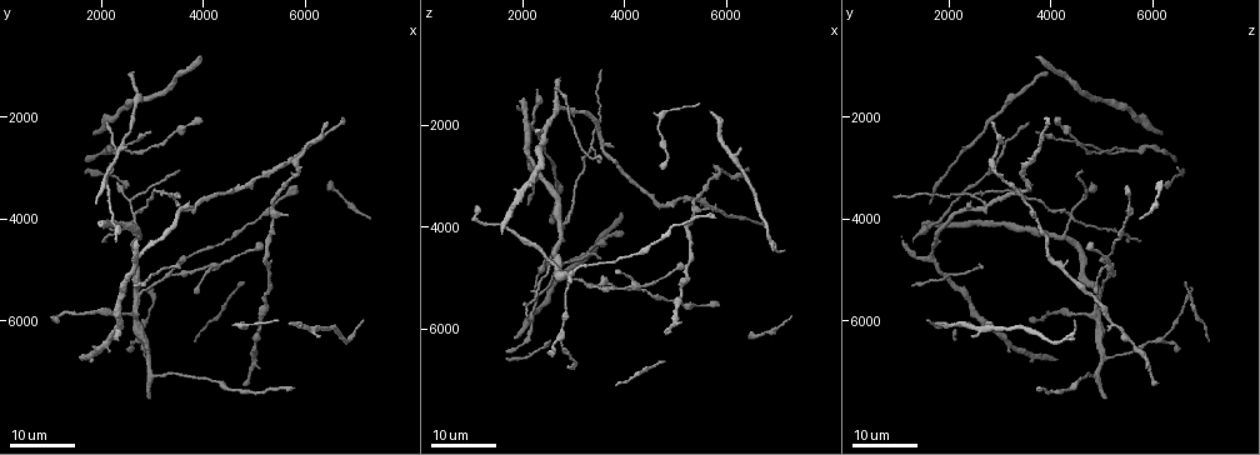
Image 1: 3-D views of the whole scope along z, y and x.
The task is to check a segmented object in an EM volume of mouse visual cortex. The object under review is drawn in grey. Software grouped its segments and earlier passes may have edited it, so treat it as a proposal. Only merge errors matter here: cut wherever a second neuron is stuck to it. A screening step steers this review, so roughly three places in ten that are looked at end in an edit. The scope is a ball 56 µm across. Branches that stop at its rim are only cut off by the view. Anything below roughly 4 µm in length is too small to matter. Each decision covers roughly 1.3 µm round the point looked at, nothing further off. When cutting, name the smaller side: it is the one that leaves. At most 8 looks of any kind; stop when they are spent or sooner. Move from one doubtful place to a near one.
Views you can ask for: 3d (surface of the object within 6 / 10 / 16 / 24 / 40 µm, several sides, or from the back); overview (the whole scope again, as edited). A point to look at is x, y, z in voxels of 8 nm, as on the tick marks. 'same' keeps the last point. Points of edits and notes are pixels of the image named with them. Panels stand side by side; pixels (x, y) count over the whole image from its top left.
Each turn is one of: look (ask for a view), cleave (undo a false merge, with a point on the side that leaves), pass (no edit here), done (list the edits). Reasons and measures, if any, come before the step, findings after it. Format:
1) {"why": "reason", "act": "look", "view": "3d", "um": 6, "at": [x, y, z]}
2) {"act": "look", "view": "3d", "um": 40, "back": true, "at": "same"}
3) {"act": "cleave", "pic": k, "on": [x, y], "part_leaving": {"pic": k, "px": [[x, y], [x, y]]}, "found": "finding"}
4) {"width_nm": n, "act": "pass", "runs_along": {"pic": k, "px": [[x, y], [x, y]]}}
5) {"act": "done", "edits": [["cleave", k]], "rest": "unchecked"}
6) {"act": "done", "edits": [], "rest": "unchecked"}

{"why": "branch point", "act": "look", "view": "3d", "um": 24, "at": [2600, 4050, 4300]}

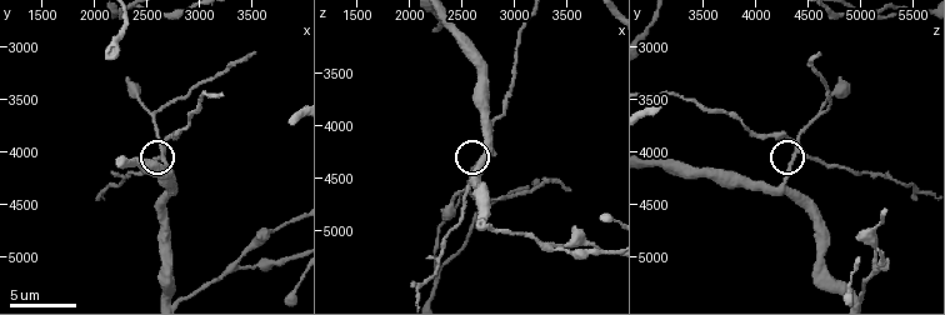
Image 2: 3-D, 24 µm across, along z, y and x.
{"why": "closer look", "act": "look", "view": "3d", "um": 6, "at": [2680, 4040, 4360]}

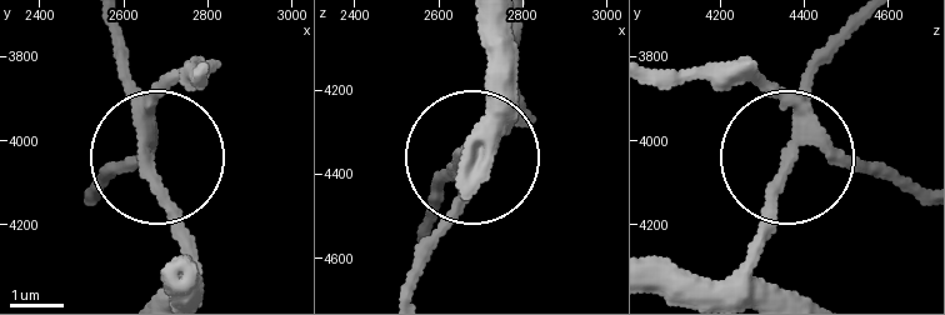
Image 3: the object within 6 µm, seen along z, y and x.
{"side_arm_um": 87, "arms": 3, "act": "cleave", "pic": 3, "on": [126, 170], "found": "two neurons meet here"}

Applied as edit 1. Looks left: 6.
{"act": "look", "view": "overview"}

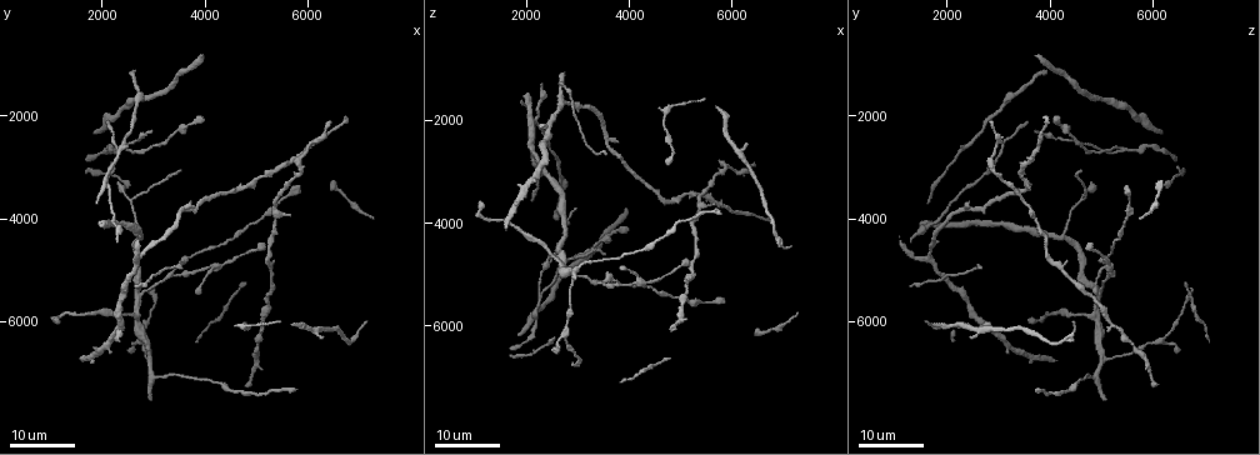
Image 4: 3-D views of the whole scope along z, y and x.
{"why": "three arms meet", "act": "look", "view": "3d", "um": 24, "at": [3350, 5100, 5100]}

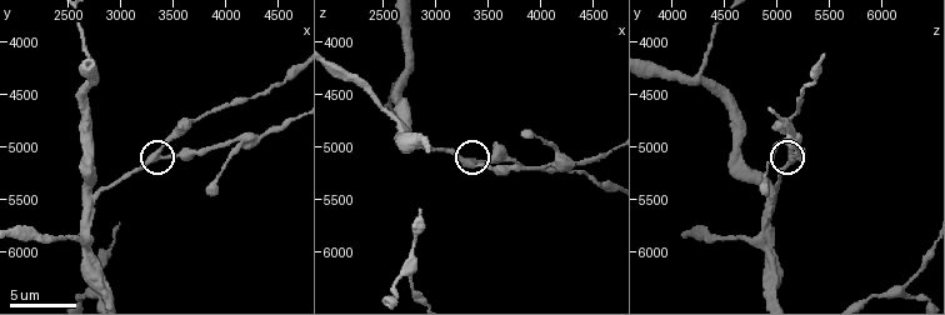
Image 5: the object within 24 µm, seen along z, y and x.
{"why": "closer look", "act": "look", "view": "3d", "um": 10, "at": [3360, 5100, 5160]}

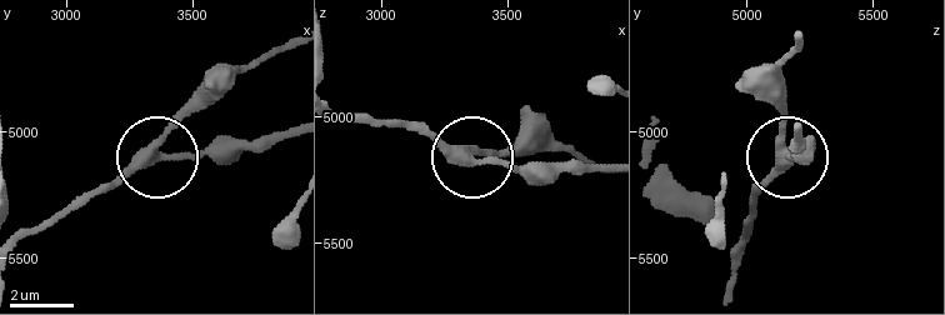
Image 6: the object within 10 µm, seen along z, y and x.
{"width_nm": 300, "act": "pass", "runs_along": {"pic": 6, "px": [[336, 111], [418, 125], [471, 158], [536, 151]]}, "found": "continuous, no second neuron"}

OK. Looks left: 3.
{"act": "look", "view": "3d", "um": 16, "at": [2680, 5940, 4780]}

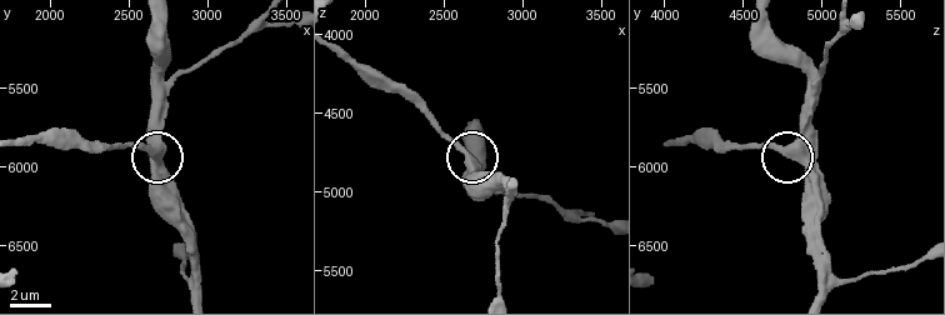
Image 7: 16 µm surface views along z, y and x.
{"act": "look", "view": "3d", "um": 6, "at": [2640, 5900, 4780]}

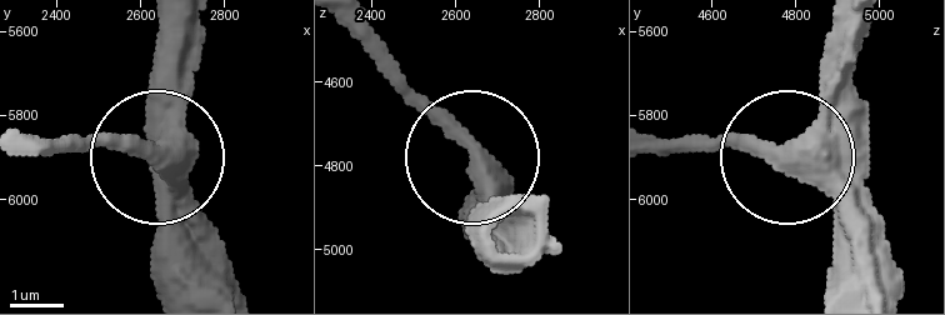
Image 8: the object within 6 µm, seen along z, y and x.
{"width_nm": 440, "act": "pass", "runs_along": {"pic": 8, "px": [[168, 24], [168, 131], [154, 154], [24, 145]]}, "found": "continuous, no second neuron"}

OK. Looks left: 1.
{"act": "done", "edits": [["cleave", 3]], "rest": "unchecked"}

